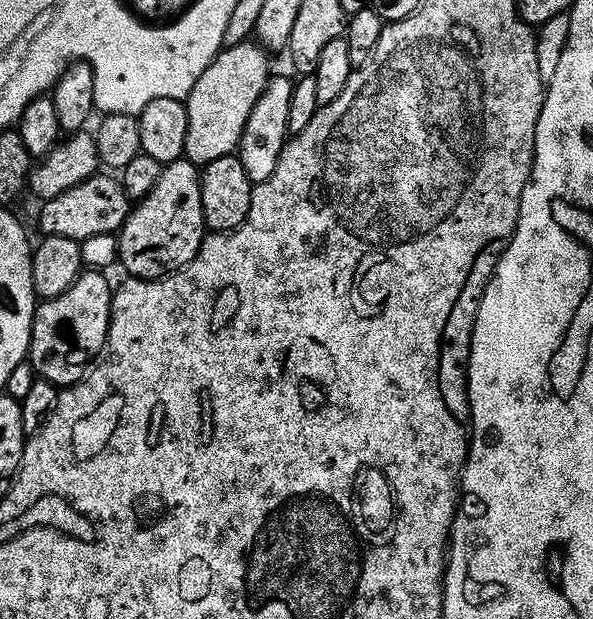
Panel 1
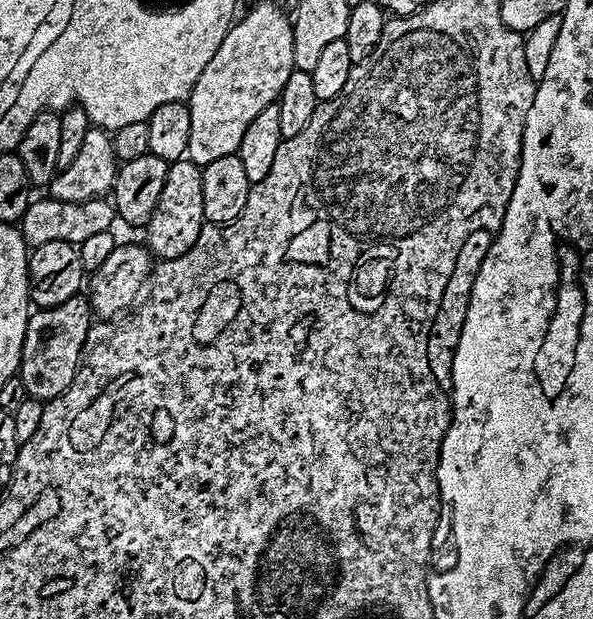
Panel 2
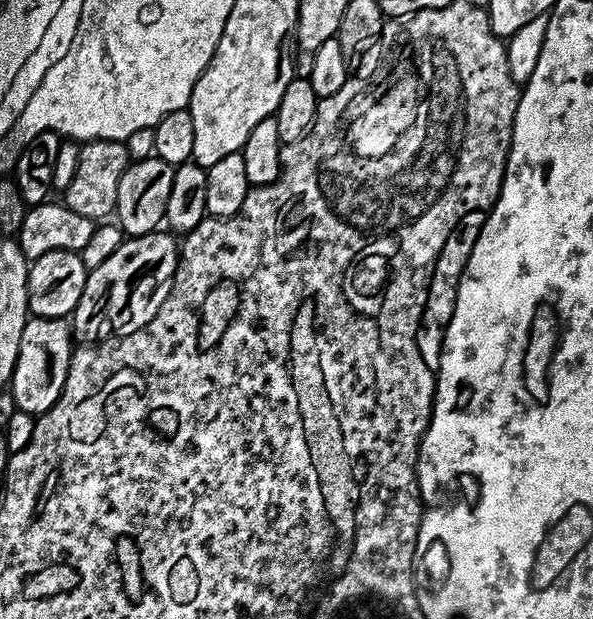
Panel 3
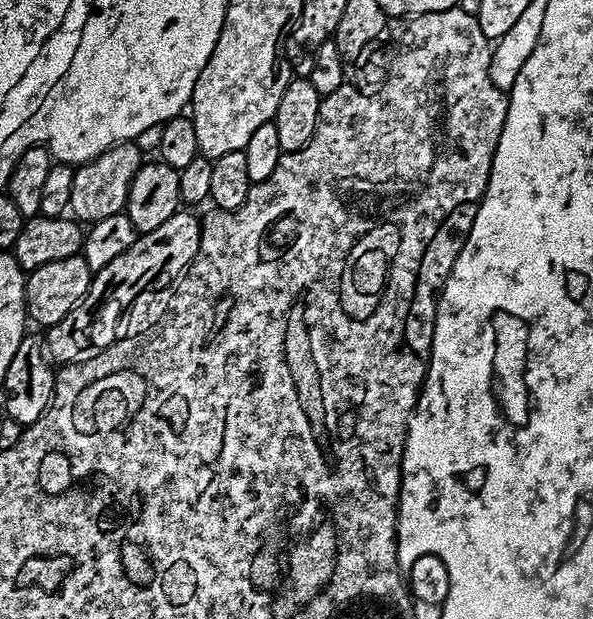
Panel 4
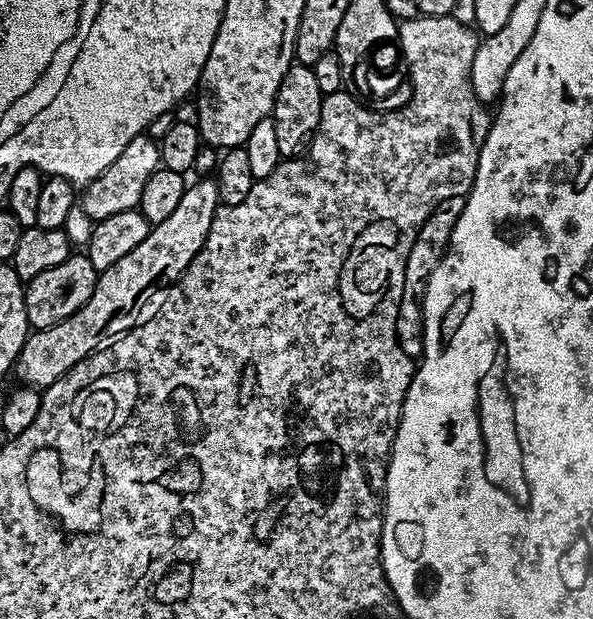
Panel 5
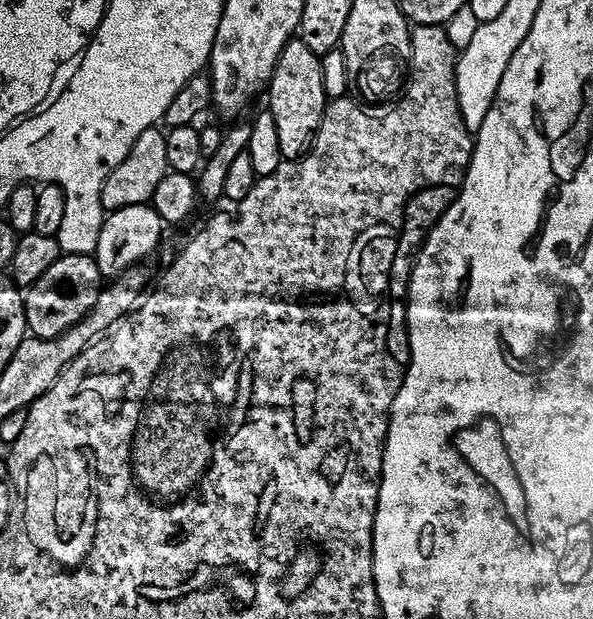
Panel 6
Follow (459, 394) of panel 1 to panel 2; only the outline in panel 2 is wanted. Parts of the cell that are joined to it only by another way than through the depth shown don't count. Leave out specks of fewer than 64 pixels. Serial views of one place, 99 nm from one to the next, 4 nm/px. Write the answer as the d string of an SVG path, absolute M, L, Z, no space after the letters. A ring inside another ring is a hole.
M479 228L470 234L470 238L462 242L460 248L456 249L454 270L448 272L446 290L440 295L438 310L432 313L432 327L426 332L426 358L430 362L430 374L438 382L441 390L451 389L454 354L458 346L458 338L462 338L462 326L466 326L466 310L470 306L474 278L478 278L478 270L482 262L486 262L492 237L493 233L488 228Z

